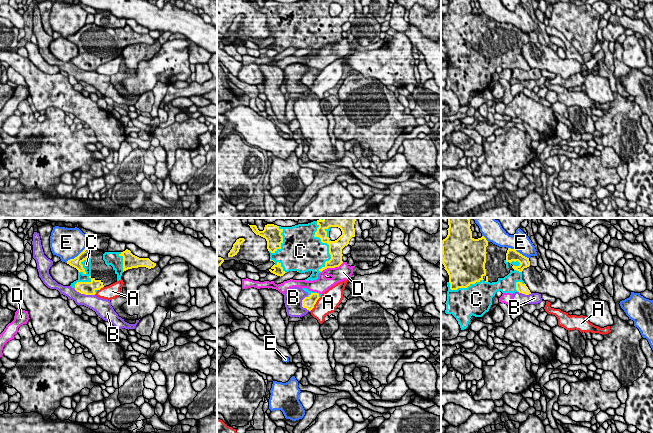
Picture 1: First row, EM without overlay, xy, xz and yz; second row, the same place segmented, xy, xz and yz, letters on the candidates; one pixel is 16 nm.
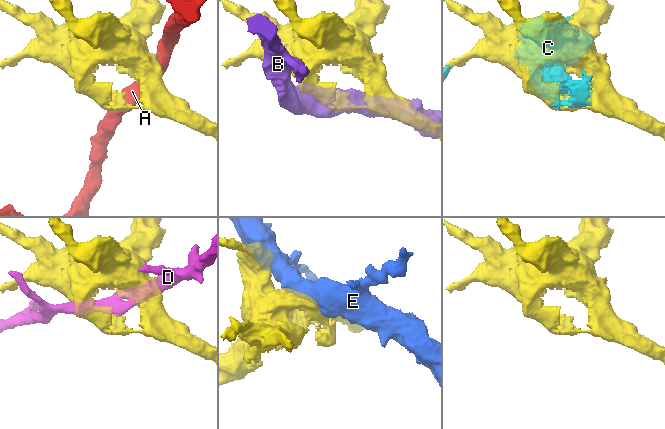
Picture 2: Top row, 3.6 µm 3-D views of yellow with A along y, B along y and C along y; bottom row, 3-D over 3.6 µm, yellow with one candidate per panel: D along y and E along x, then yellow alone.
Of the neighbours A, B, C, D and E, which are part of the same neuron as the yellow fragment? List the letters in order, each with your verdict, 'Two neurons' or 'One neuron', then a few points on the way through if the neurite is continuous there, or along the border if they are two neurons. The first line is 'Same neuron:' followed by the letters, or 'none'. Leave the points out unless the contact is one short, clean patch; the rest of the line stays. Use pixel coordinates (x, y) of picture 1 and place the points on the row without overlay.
Same neuron: C
A: Two neurons
B: Two neurons. Boundary: xy (74, 65), (81, 69), (94, 71)
C: One neuron
D: Two neurons
E: Two neurons

